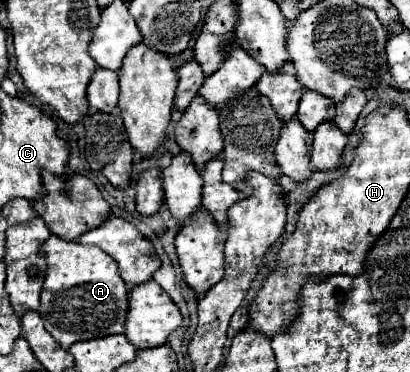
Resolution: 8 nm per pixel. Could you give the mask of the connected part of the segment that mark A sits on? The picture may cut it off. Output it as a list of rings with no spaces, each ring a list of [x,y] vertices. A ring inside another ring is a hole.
[[[50,235],[42,249],[46,253],[48,269],[38,313],[46,331],[56,339],[56,343],[60,343],[62,349],[70,349],[70,345],[78,341],[124,333],[130,307],[130,291],[124,279],[120,279],[116,261],[100,251],[100,247],[70,243],[58,235]],[[42,307],[52,309],[44,311]]]

